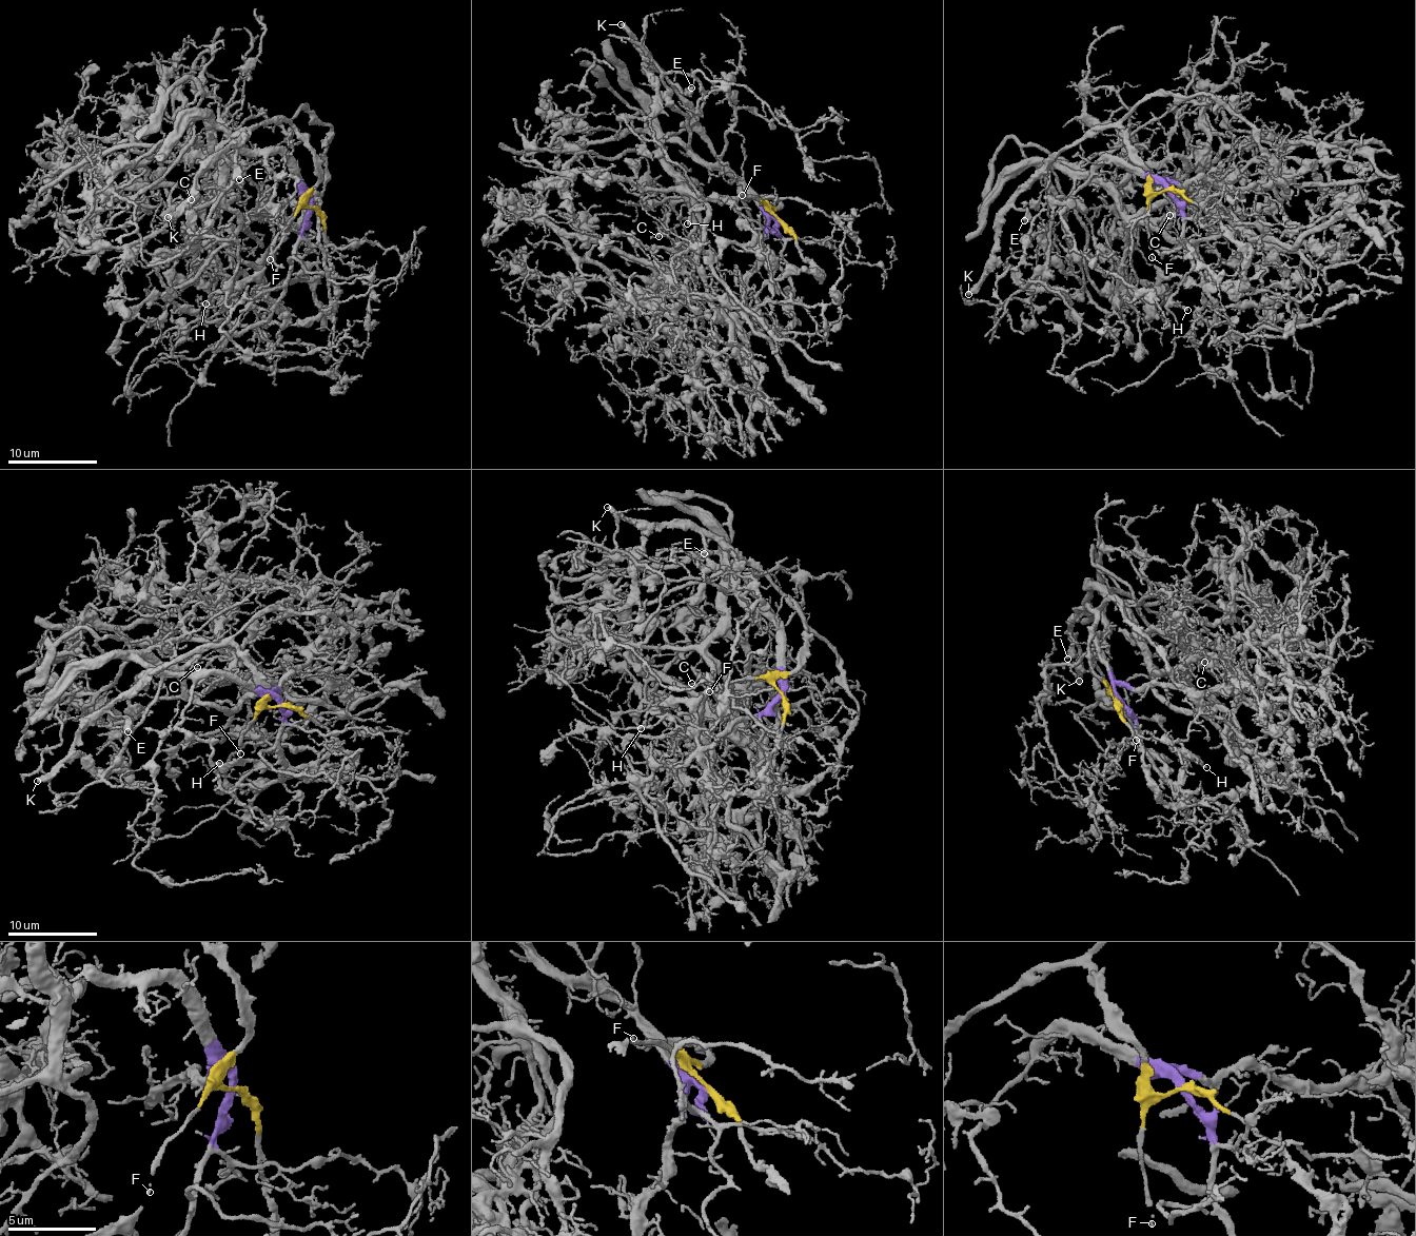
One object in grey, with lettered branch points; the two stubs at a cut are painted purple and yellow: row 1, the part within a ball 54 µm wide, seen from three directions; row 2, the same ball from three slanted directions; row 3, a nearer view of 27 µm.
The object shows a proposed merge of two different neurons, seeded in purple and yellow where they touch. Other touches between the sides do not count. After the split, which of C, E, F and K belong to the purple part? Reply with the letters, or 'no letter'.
C

